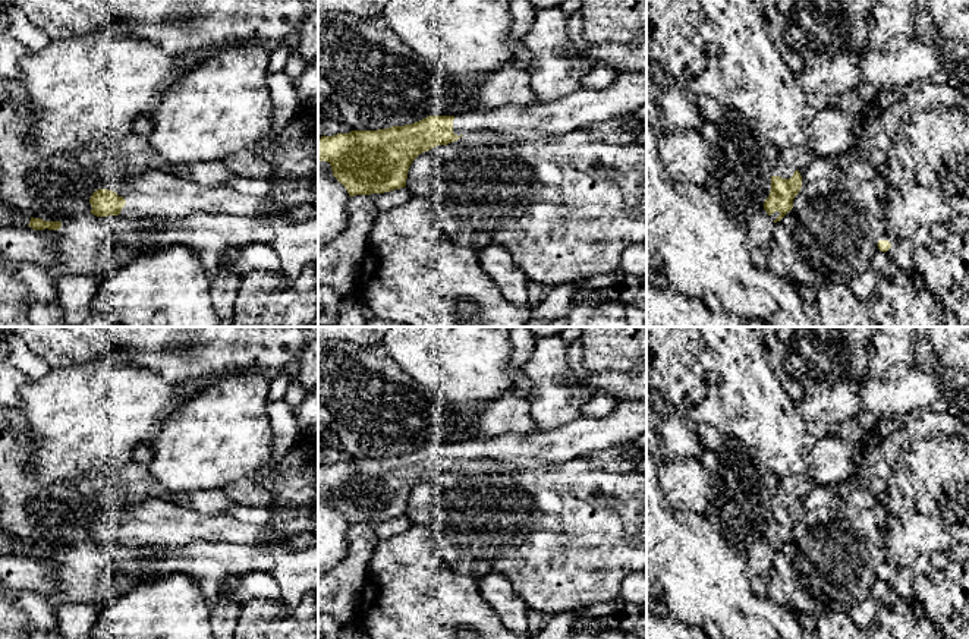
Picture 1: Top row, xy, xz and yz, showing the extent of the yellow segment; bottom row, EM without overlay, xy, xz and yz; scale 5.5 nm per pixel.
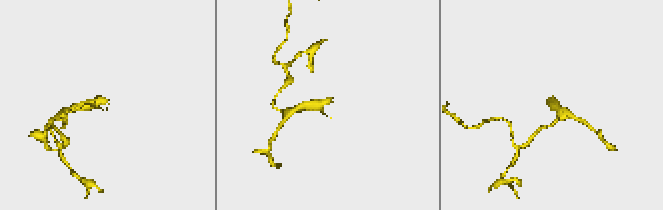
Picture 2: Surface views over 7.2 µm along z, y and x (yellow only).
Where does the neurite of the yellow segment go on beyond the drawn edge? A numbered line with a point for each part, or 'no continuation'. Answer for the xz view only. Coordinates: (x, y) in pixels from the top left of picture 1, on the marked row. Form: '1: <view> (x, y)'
1: xz (628, 93)

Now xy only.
1: xy (154, 194)

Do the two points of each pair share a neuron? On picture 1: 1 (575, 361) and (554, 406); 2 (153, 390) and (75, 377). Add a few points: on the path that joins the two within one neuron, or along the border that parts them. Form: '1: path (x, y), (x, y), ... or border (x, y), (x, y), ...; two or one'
1: border (569, 343), (568, 364), (576, 377); two
2: path (134, 390), (94, 387); one

